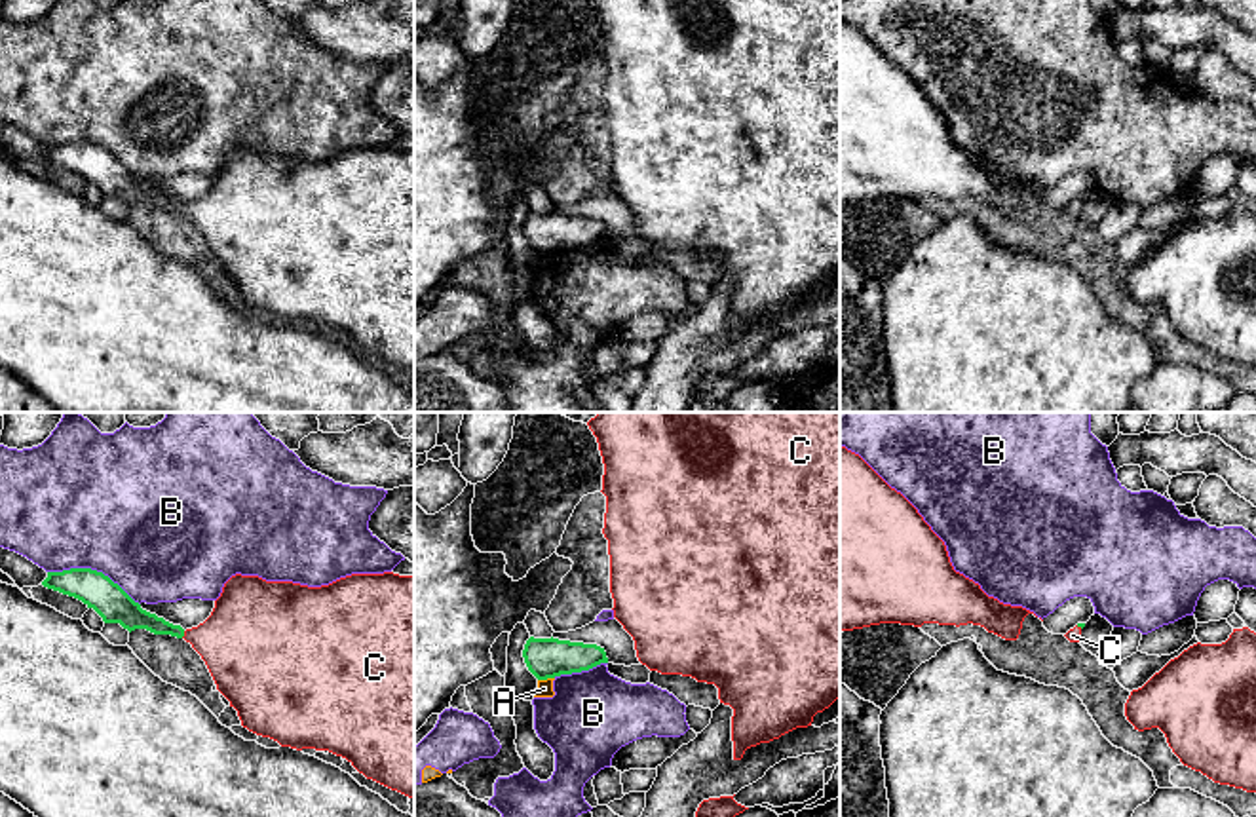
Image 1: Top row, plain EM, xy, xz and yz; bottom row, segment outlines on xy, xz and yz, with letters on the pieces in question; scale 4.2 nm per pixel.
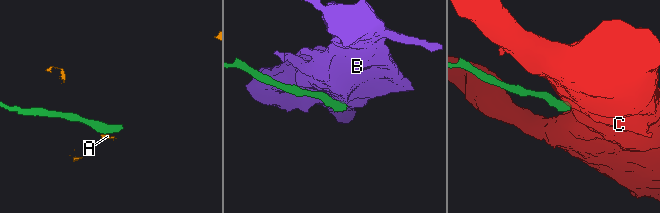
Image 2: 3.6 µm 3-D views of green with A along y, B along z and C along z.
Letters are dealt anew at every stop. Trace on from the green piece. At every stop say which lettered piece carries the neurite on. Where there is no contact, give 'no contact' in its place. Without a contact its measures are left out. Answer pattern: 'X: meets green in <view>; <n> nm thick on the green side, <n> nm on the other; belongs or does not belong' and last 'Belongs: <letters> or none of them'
A: meets green in xz; 180 nm thick on the green side, 70 nm on the other; does not belong
B: meets green in xy; 150 nm thick on the green side, 500 nm on the other; does not belong
C: meets green in xy; 120 nm thick on the green side, 360 nm on the other; belongs
Belongs: C

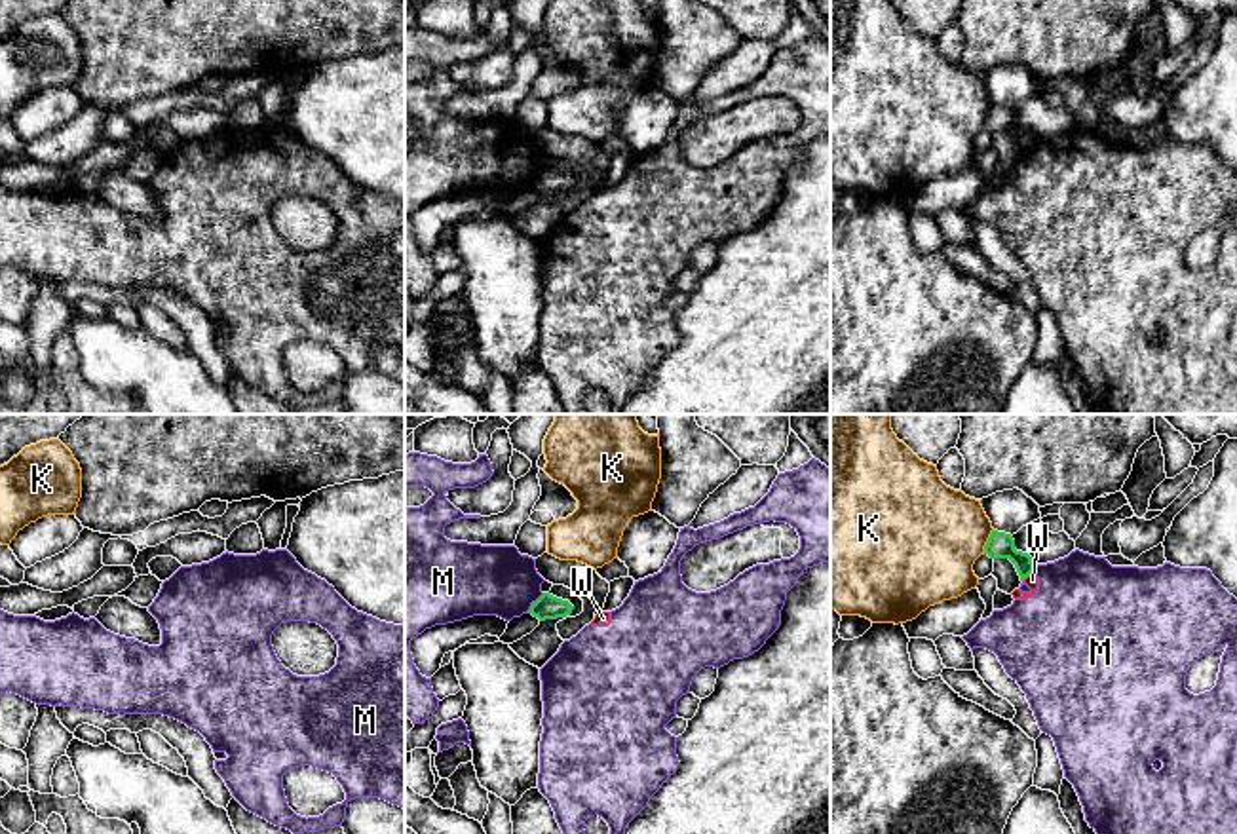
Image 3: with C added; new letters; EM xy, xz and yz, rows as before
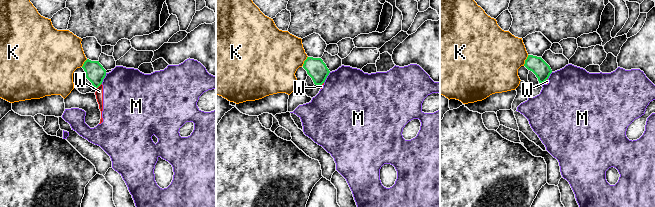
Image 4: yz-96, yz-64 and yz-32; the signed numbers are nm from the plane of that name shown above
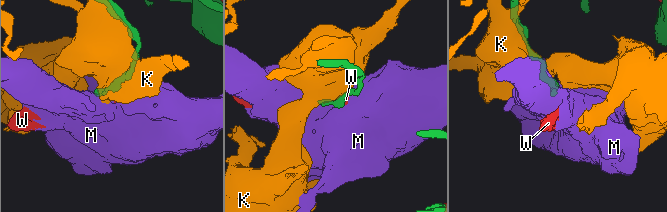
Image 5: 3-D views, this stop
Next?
K: meets green in yz; 110 nm thick on the green side, 460 nm on the other; does not belong
M: meets green in xz; 110 nm thick on the green side, 300 nm on the other; does not belong
W: meets green in yz; 110 nm thick on the green side, 50 nm on the other; does not belong
Belongs: none of them

